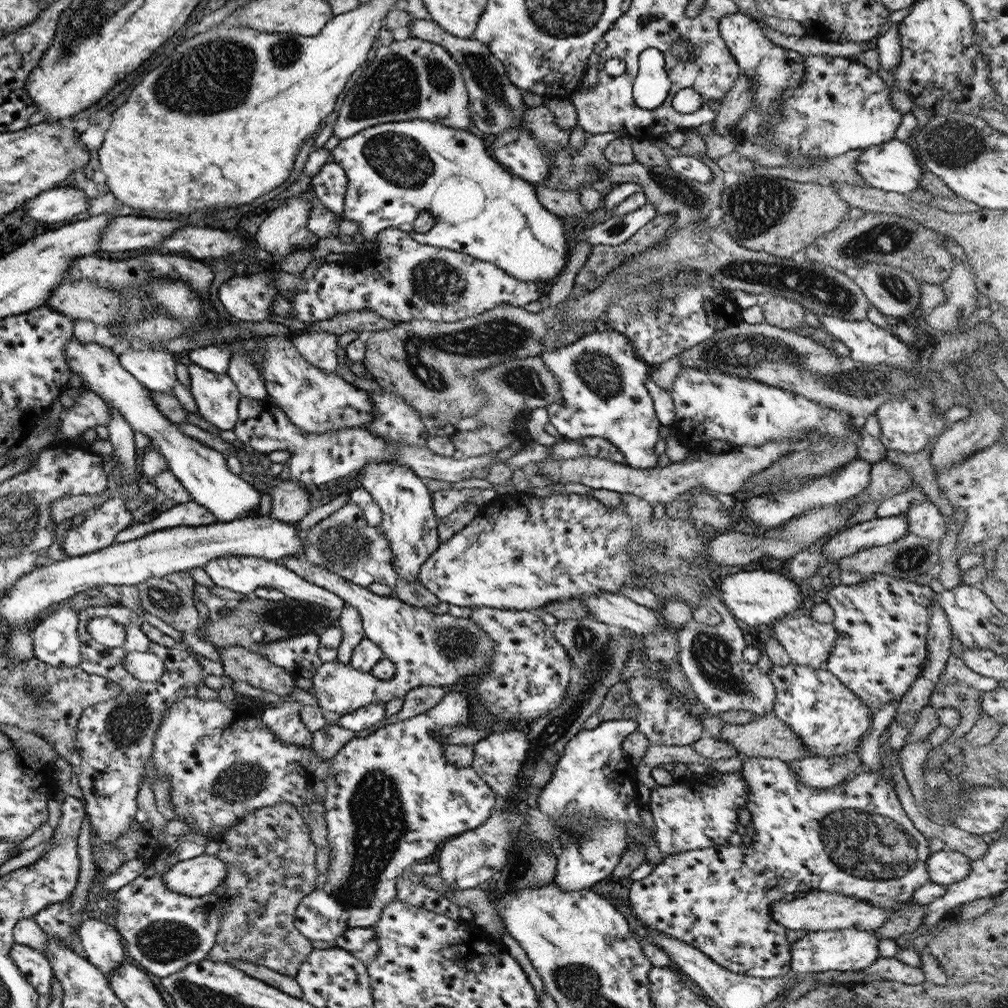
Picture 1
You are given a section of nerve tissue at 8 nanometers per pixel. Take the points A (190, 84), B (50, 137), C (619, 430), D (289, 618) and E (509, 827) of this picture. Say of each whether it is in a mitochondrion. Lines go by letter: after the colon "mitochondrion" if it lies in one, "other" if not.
A: mitochondrion
B: other
C: other
D: mitochondrion
E: mitochondrion

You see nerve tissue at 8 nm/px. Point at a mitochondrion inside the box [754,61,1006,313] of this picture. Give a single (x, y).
(954, 145)

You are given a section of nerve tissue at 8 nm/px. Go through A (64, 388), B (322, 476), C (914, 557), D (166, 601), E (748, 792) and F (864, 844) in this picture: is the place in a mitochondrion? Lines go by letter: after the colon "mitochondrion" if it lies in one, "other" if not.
A: other
B: other
C: mitochondrion
D: mitochondrion
E: other
F: mitochondrion

